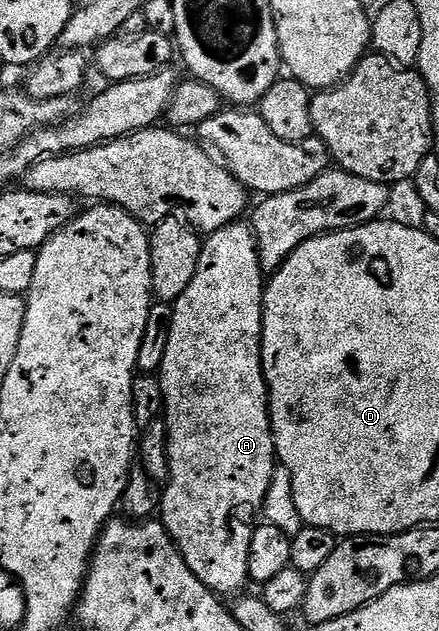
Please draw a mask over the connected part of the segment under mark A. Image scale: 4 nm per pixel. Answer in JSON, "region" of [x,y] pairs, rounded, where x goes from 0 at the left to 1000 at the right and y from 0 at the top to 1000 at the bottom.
{"region":[[[542,349],[497,366],[472,371],[460,382],[442,442],[433,442],[433,455],[424,455],[424,461],[415,461],[415,468],[392,483],[396,518],[387,518],[387,544],[378,544],[378,569],[369,569],[369,582],[360,593],[374,628],[369,666],[383,675],[383,769],[374,773],[374,789],[364,794],[360,819],[374,840],[390,848],[392,859],[415,880],[424,899],[433,899],[433,905],[442,905],[446,916],[494,943],[544,941],[554,935],[547,932],[560,924],[567,926],[569,854],[576,837],[601,805],[617,756],[633,739],[629,704],[620,694],[620,656],[610,651],[610,609],[601,599],[601,577],[592,561],[597,525],[601,523],[604,450],[606,434],[592,420],[592,401],[583,396],[583,371],[576,369],[572,355]]]}

